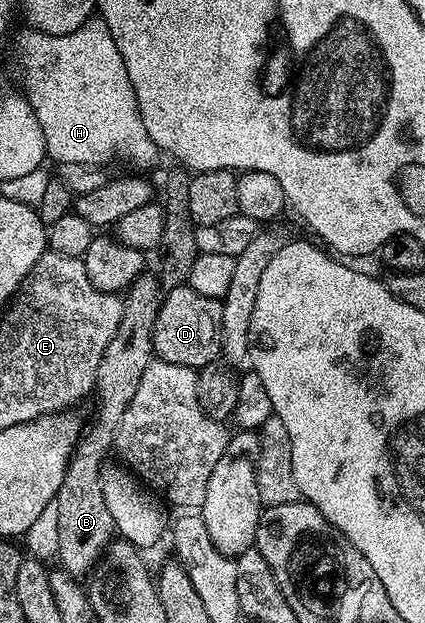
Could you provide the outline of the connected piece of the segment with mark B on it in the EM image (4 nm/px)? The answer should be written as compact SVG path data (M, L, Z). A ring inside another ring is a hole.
M144 271L126 290L121 327L117 327L117 335L113 335L109 347L105 347L105 355L101 355L101 363L97 367L93 397L99 400L99 406L95 409L95 422L84 433L82 430L76 440L65 479L61 479L61 487L53 502L58 564L76 579L86 578L90 574L116 536L113 515L109 515L109 507L105 507L105 494L101 491L101 471L108 460L107 452L110 454L114 450L115 432L117 427L121 427L125 407L129 407L133 394L141 384L145 367L149 367L155 357L153 335L160 300L159 278L151 271Z

